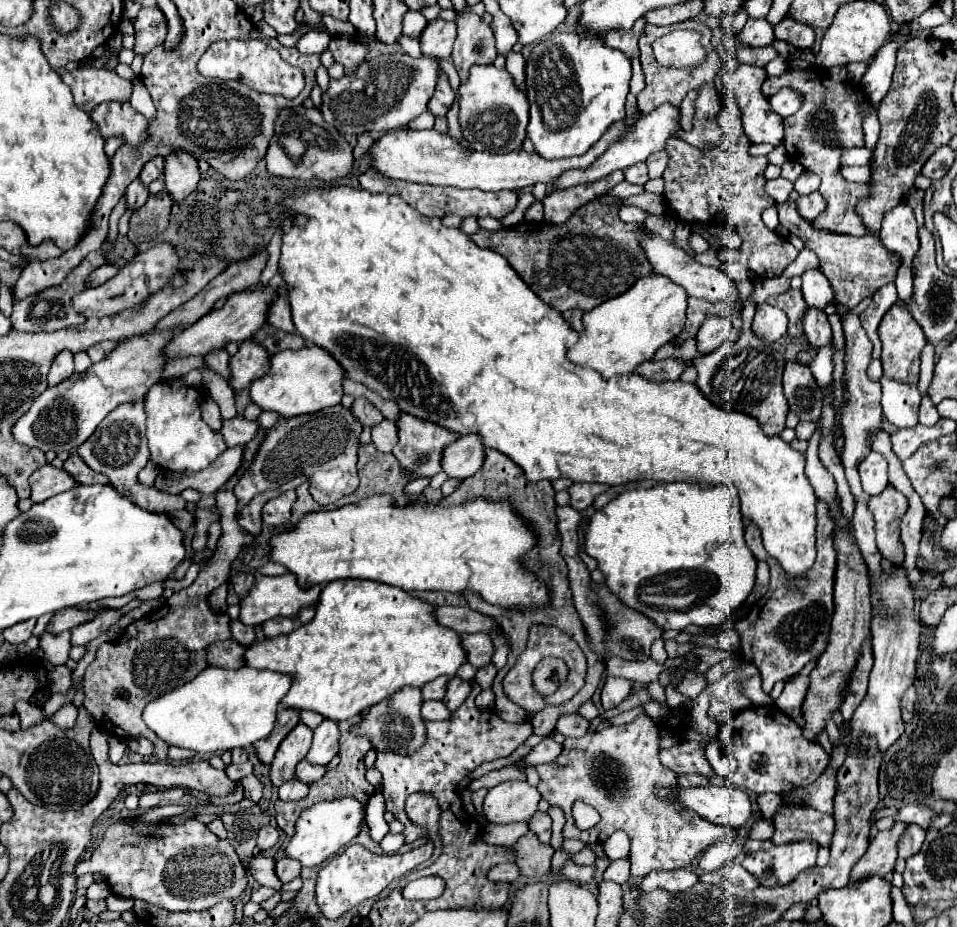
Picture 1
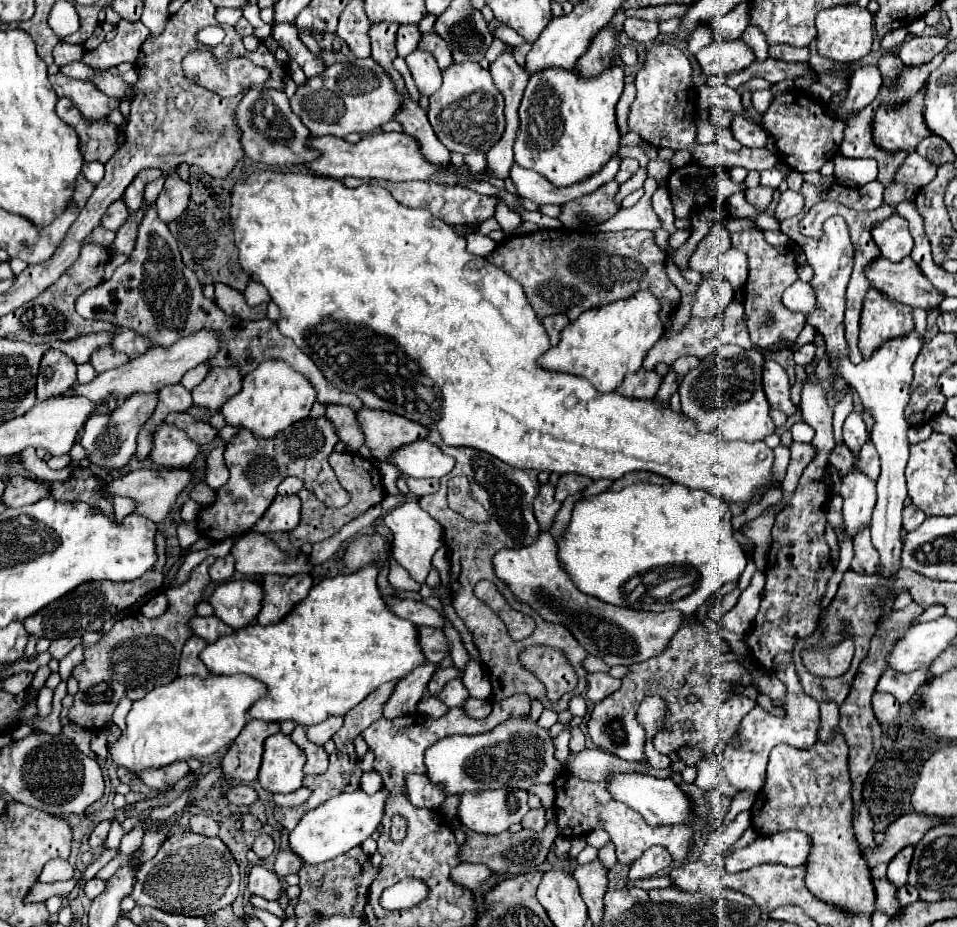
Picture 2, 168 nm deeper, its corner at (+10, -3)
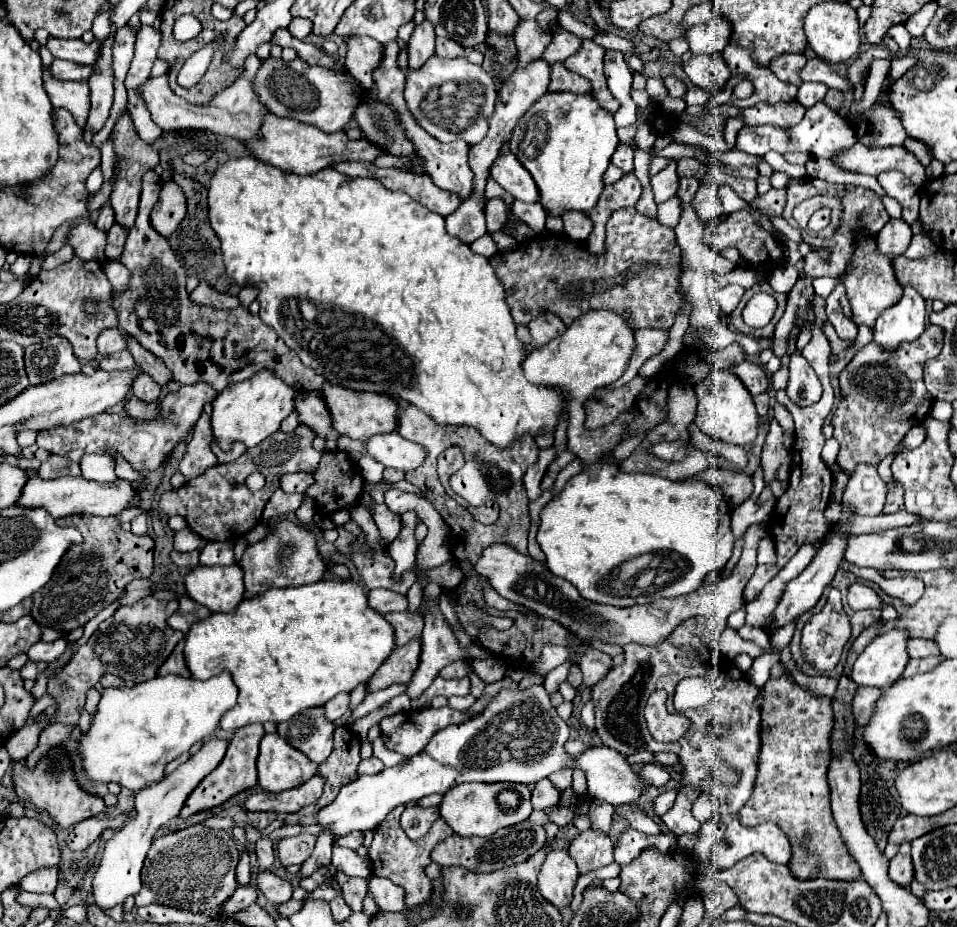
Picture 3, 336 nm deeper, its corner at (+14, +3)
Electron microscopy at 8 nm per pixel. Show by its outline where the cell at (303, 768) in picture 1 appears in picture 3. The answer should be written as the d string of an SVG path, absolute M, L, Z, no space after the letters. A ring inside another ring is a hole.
M309 708L277 726L283 740L317 764L331 754L333 730L335 726L325 720L323 708Z

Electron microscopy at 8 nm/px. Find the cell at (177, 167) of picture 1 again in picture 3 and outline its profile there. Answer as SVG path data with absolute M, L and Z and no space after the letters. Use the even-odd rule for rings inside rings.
M167 180L167 182L163 182L159 200L153 206L151 224L161 236L169 238L181 224L185 210L187 210L187 206L185 206L183 188L179 184L175 184L173 180Z

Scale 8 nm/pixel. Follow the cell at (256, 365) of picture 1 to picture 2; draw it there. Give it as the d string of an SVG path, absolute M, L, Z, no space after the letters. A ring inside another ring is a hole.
M233 368L211 370L205 380L191 390L193 406L219 410L231 396L241 390L241 380L241 374L237 374L237 370Z

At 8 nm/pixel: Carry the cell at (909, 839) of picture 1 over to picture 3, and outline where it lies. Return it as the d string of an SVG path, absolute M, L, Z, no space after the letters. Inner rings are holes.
M905 842L899 846L897 856L889 864L889 878L899 886L909 886L913 880L913 864L911 864L911 844Z

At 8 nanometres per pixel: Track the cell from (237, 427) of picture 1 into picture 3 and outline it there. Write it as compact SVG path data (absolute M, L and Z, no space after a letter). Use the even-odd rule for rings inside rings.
M131 396L125 404L125 412L133 418L139 418L139 420L153 420L159 416L159 408L149 402L141 402L141 400L135 400L135 396Z

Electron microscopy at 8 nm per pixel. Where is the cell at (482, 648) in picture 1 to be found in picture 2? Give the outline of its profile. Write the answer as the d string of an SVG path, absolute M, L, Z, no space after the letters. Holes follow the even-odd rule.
M419 626L417 628L417 634L419 634L421 652L423 652L423 656L427 660L439 664L449 654L449 646L447 646L445 634L441 630L429 628L429 626Z

